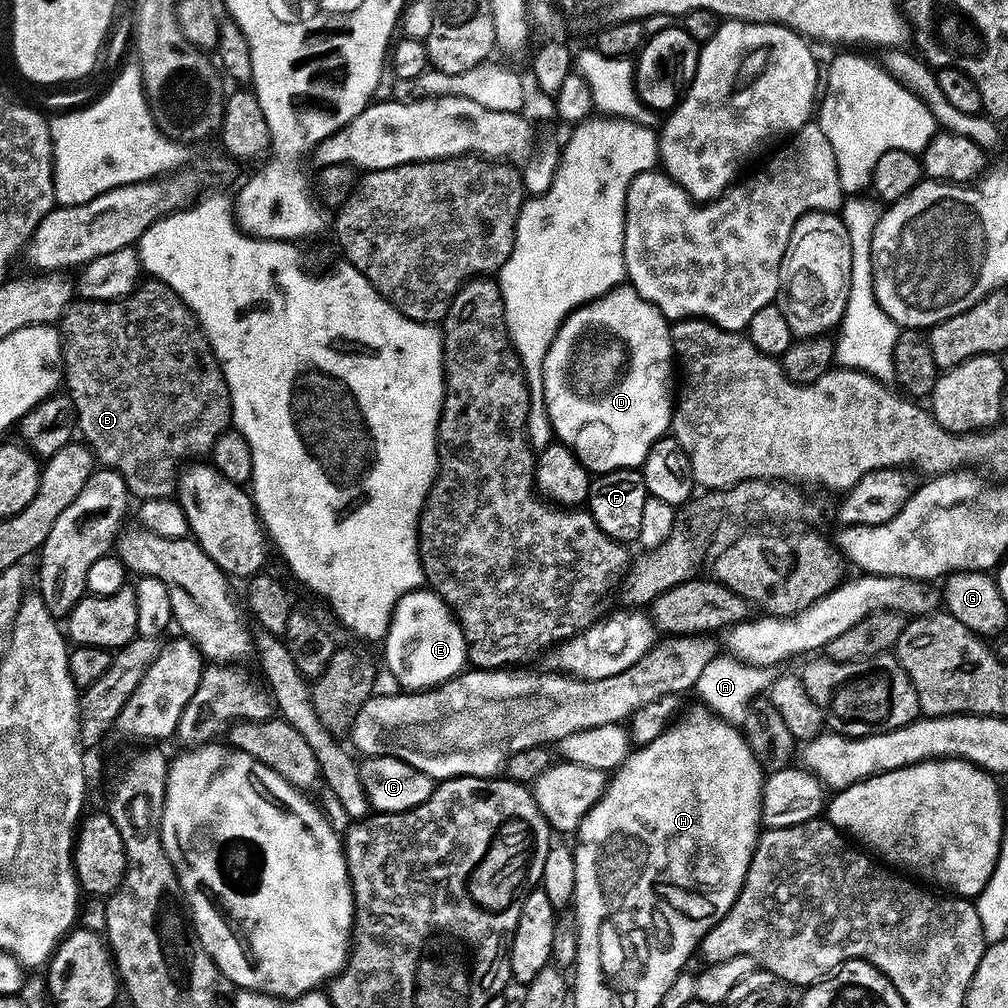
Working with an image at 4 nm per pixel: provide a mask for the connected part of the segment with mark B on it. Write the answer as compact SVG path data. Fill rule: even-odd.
M148 278L129 296L117 300L77 299L60 317L58 331L66 395L76 407L76 426L79 435L84 435L83 443L103 467L114 469L124 479L133 497L169 499L176 490L180 460L207 457L216 439L232 424L228 383L204 327L169 284Z

